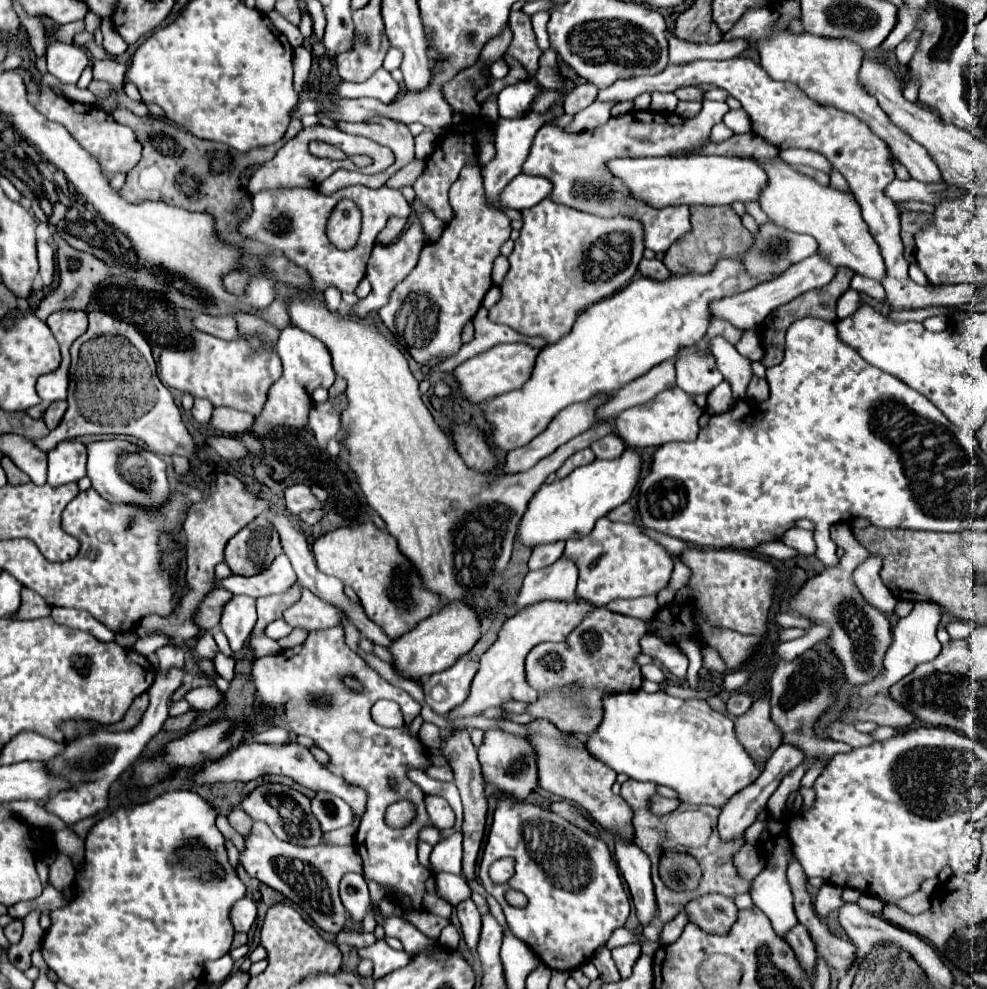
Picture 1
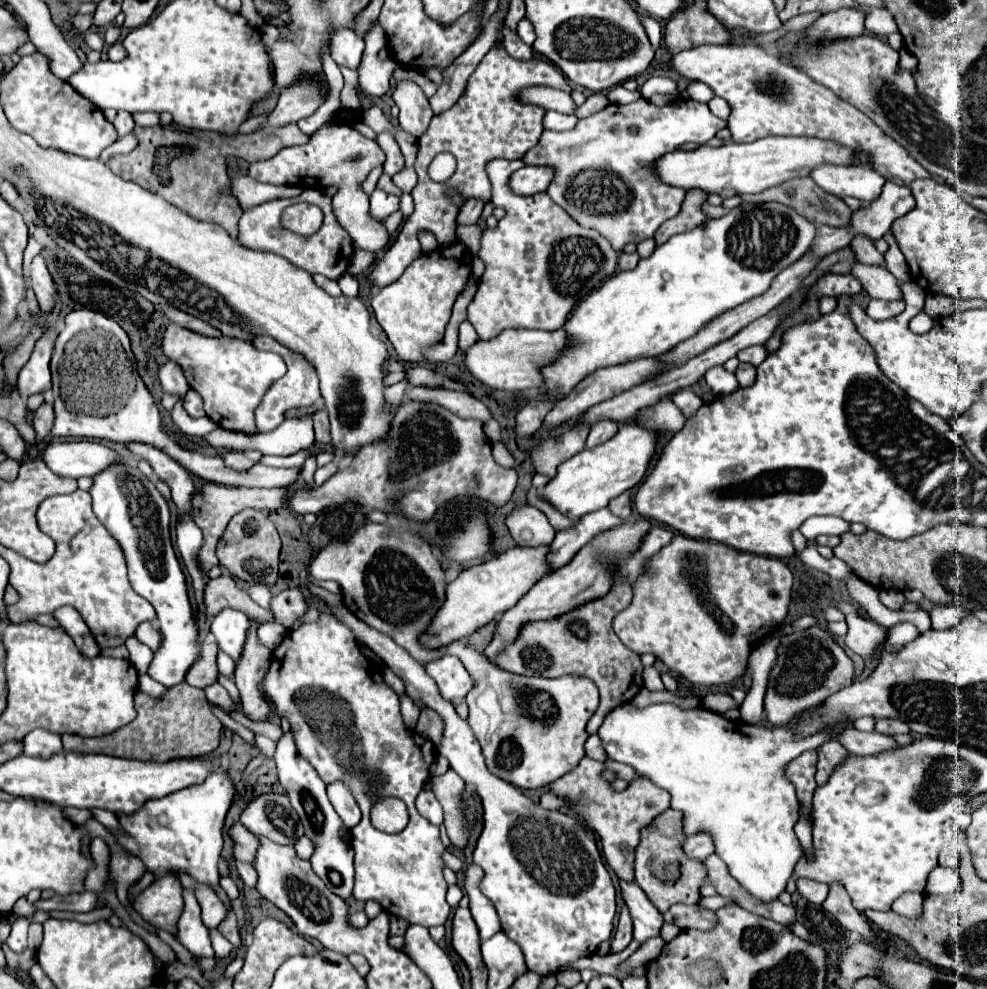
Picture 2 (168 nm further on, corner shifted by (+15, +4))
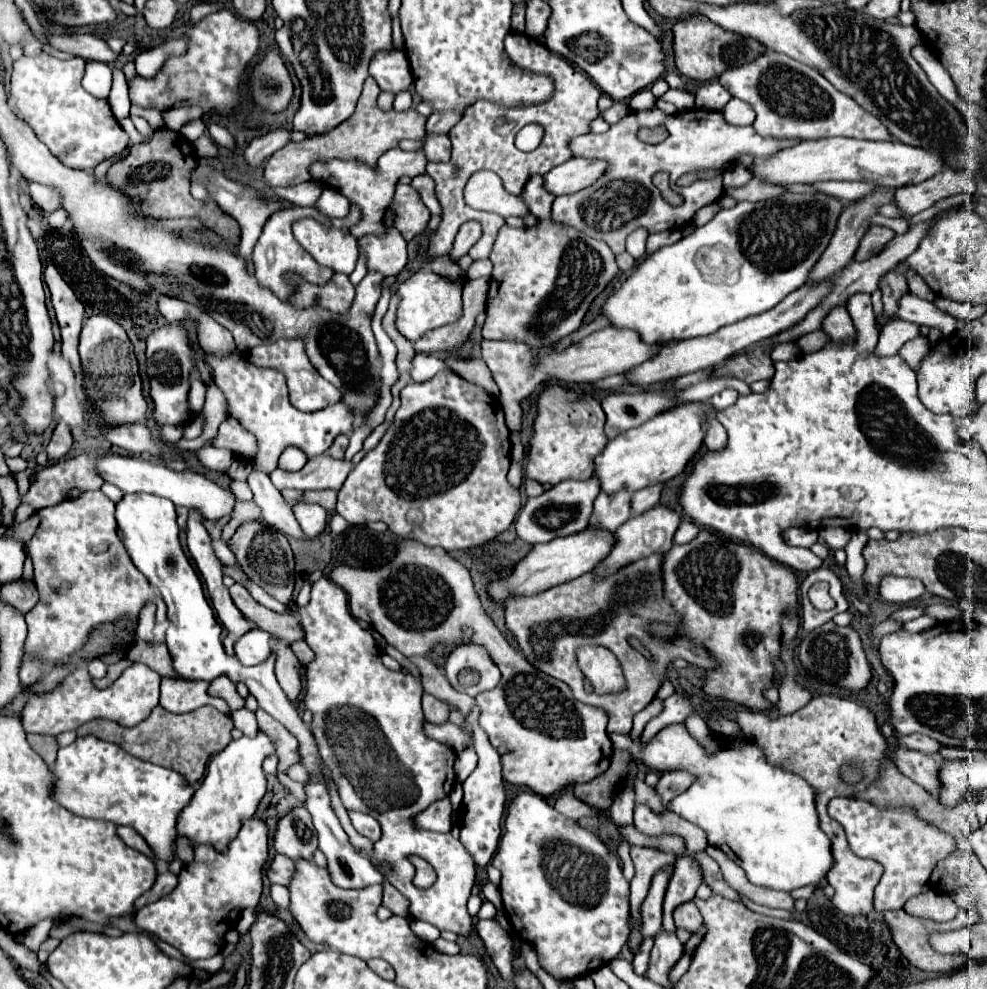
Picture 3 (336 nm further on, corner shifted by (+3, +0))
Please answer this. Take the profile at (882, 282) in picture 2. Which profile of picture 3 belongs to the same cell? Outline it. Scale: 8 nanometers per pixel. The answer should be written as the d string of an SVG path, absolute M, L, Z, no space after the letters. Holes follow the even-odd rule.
M906 293L906 295L900 299L898 317L900 317L900 319L906 319L906 321L912 321L912 323L916 323L916 325L936 327L936 329L940 329L940 333L942 333L944 337L952 335L954 331L968 329L968 321L956 319L956 317L940 311L934 303L924 301L924 299L918 299L918 297L914 297L912 293Z

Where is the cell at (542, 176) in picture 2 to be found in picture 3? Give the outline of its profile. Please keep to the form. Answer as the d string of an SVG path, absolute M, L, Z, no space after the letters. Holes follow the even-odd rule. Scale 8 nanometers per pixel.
M572 157L570 161L554 167L544 175L544 187L554 195L576 193L584 187L590 187L590 183L596 183L596 179L604 175L606 167L608 163L604 163L602 159Z

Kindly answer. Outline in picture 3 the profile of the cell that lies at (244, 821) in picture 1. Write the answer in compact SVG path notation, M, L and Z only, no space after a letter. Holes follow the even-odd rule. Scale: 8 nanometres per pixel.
M276 853L274 859L272 859L272 863L270 863L270 867L268 867L268 871L266 871L266 875L268 875L268 879L272 883L288 887L288 883L292 881L292 871L296 871L294 869L294 861L288 859L286 855Z

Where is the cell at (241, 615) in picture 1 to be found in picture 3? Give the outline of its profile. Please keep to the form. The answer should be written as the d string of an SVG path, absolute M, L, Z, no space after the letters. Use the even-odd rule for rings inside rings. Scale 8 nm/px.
M252 629L236 641L236 657L242 665L260 665L270 653L270 635L262 629Z

